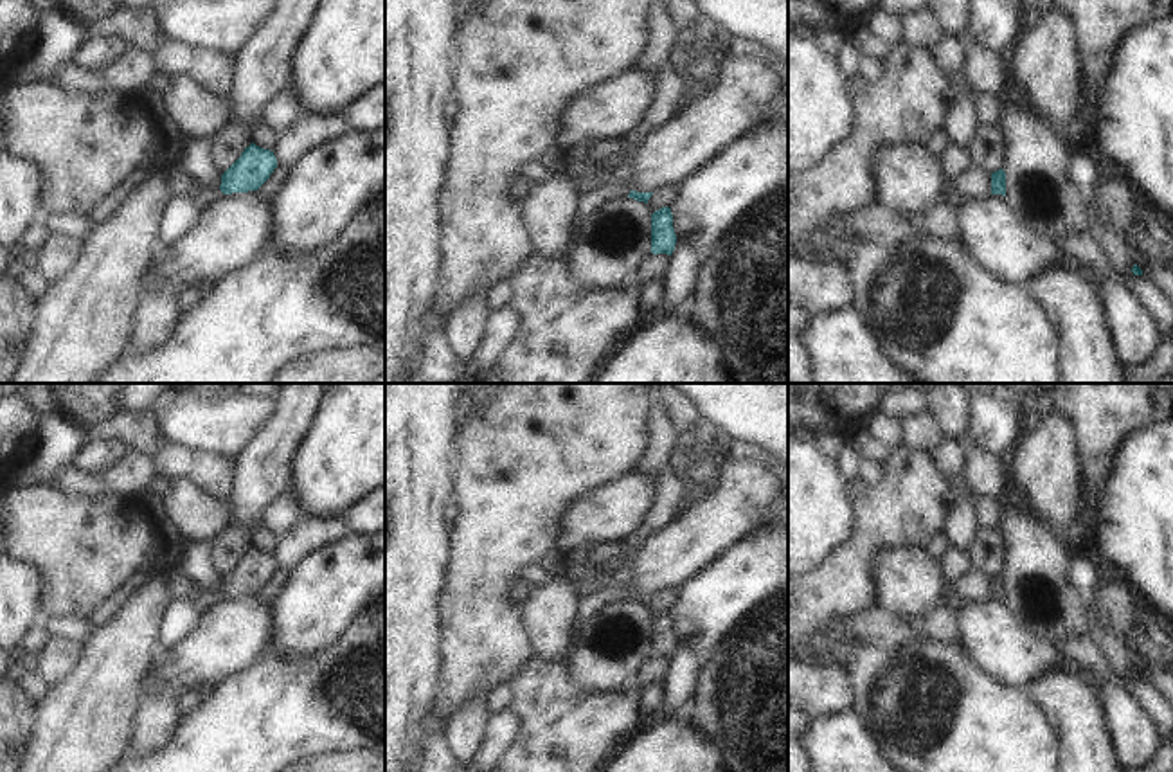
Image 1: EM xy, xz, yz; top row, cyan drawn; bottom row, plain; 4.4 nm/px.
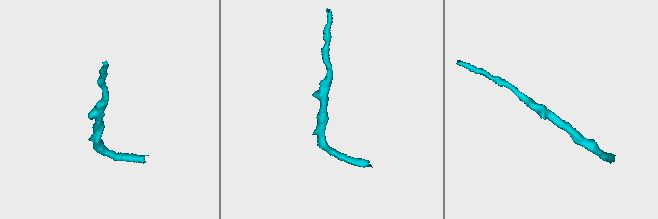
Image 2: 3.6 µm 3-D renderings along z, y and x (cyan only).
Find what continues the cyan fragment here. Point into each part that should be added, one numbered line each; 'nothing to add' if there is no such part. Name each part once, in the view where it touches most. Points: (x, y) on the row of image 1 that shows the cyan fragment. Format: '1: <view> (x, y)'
1: xy (202, 197).

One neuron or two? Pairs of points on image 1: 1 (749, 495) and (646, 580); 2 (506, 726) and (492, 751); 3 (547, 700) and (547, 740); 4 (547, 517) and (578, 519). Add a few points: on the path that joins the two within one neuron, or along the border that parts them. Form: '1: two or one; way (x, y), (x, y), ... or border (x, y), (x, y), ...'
1: one; way (724, 515), (671, 556)
2: one; way (501, 731), (493, 745)
3: one; way (547, 709), (547, 731)
4: two; border (590, 488), (564, 511), (555, 547)

